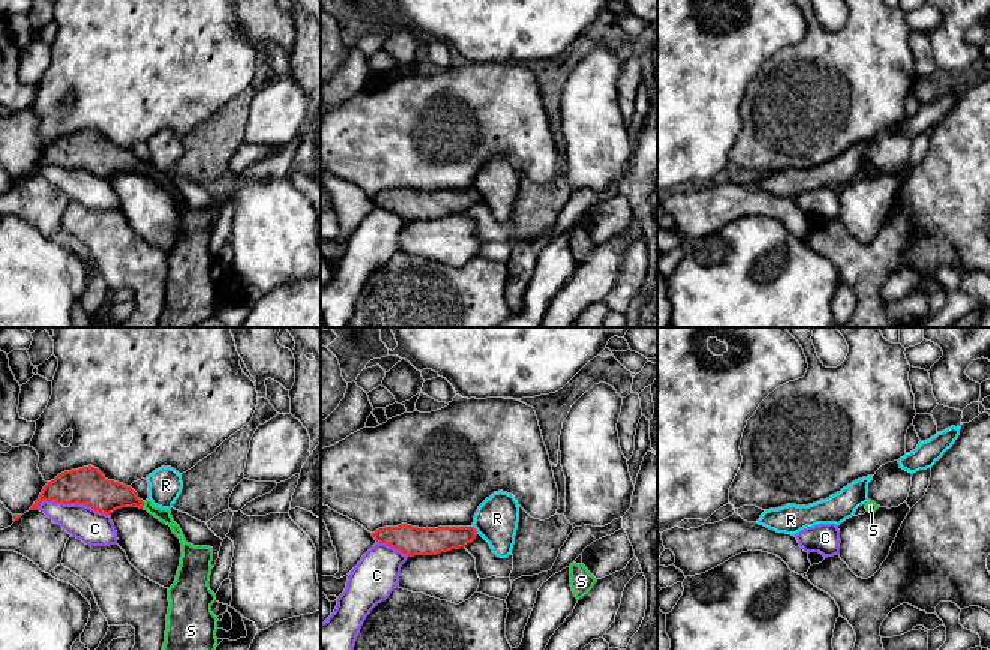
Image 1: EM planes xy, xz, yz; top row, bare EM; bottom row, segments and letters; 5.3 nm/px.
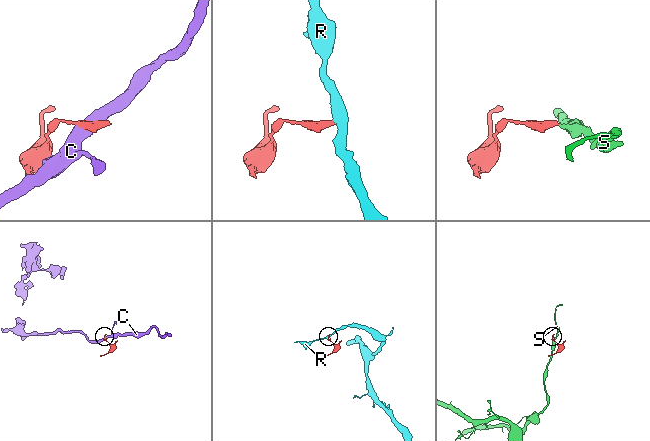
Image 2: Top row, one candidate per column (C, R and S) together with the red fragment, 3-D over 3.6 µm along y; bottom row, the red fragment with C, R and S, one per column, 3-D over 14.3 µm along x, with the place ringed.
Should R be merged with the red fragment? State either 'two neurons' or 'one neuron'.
two neurons

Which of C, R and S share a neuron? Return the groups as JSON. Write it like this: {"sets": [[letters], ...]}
{"sets": [["C"], ["R"], ["S"]]}

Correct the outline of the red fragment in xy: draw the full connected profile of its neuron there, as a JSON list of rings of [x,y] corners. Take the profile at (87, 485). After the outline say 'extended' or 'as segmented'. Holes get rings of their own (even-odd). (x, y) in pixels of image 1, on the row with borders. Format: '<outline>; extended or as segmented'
[[[92,465],[64,471],[48,482],[30,510],[38,510],[42,501],[86,504],[105,515],[135,506],[170,525],[180,539],[182,557],[176,581],[168,588],[170,606],[162,650],[216,650],[218,617],[212,612],[216,594],[208,585],[213,548],[188,543],[170,509],[140,500],[130,486],[108,480]]]; extended

